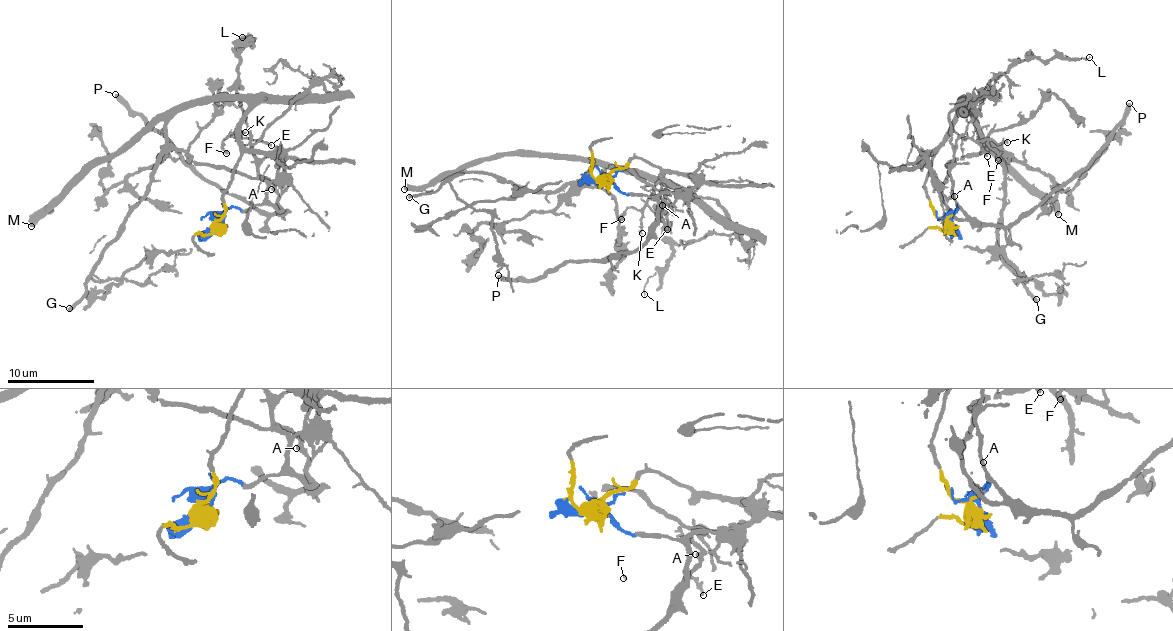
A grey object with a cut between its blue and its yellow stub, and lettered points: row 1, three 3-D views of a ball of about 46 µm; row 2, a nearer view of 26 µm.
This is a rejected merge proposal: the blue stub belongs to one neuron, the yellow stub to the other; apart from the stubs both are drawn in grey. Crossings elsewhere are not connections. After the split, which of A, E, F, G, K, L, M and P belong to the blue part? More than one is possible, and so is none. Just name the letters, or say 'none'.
A, L, P

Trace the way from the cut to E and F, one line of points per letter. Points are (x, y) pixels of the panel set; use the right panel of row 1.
E: (951, 224), (935, 212), (925, 190), (930, 162), (938, 143), (953, 131), (976, 140), (987, 155)
F: (951, 224), (935, 212), (925, 190), (930, 162), (938, 143), (953, 131), (974, 140), (987, 139), (998, 160)

